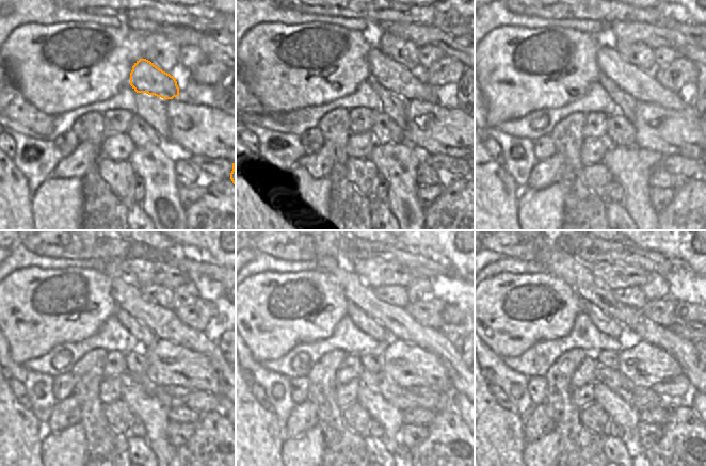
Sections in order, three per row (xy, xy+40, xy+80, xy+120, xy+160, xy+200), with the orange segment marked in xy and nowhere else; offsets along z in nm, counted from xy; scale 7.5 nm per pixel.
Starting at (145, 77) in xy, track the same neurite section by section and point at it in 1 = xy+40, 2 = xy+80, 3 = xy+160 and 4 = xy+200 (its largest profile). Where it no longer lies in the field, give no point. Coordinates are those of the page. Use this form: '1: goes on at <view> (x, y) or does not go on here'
1: goes on at xy+40 (387, 73)
2: goes on at xy+80 (642, 85)
3: goes on at xy+160 (399, 323)
4: goes on at xy+200 (552, 259)

